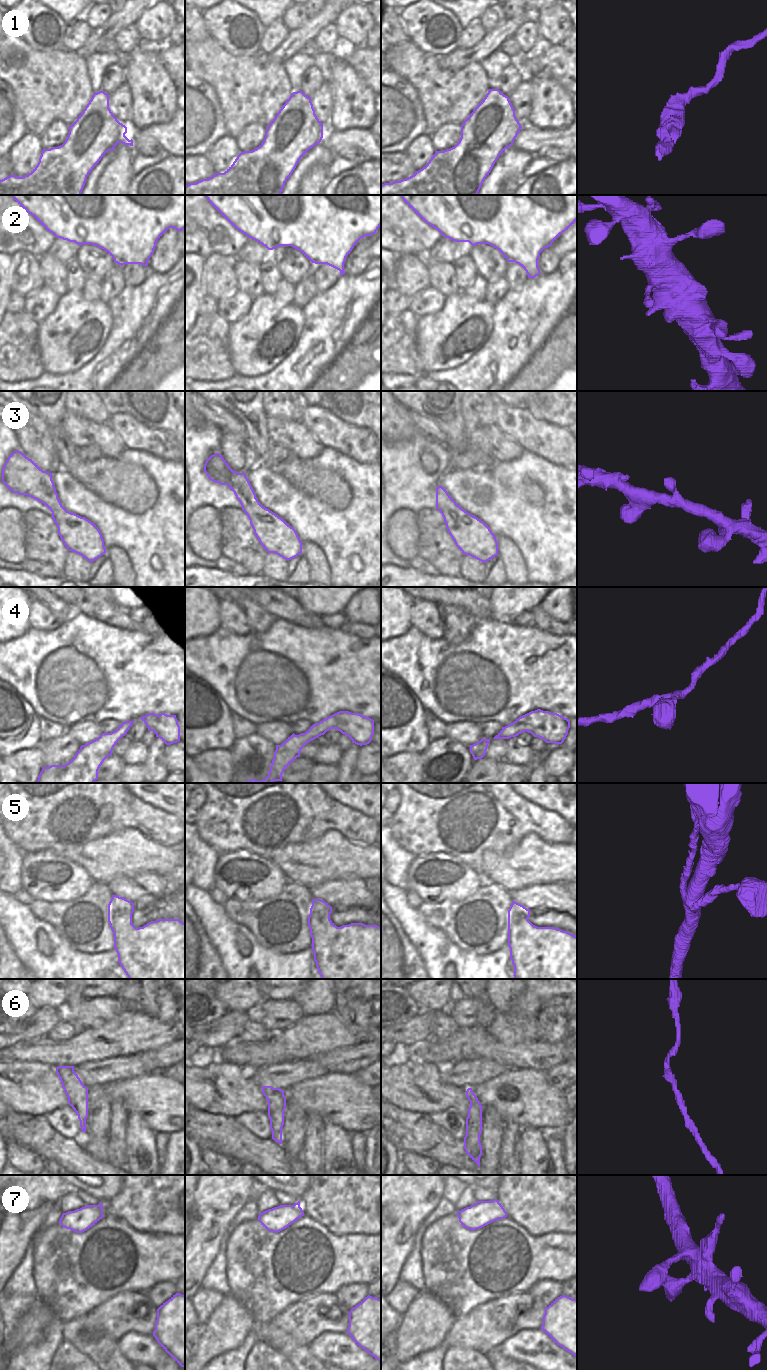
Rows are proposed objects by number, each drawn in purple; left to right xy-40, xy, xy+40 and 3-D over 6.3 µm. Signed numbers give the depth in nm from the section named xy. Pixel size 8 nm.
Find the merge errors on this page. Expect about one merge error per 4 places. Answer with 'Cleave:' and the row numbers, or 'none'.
Cleave: 1

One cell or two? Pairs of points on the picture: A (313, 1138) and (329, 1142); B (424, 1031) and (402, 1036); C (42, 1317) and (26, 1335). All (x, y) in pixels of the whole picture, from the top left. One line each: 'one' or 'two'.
A: two
B: one
C: one

